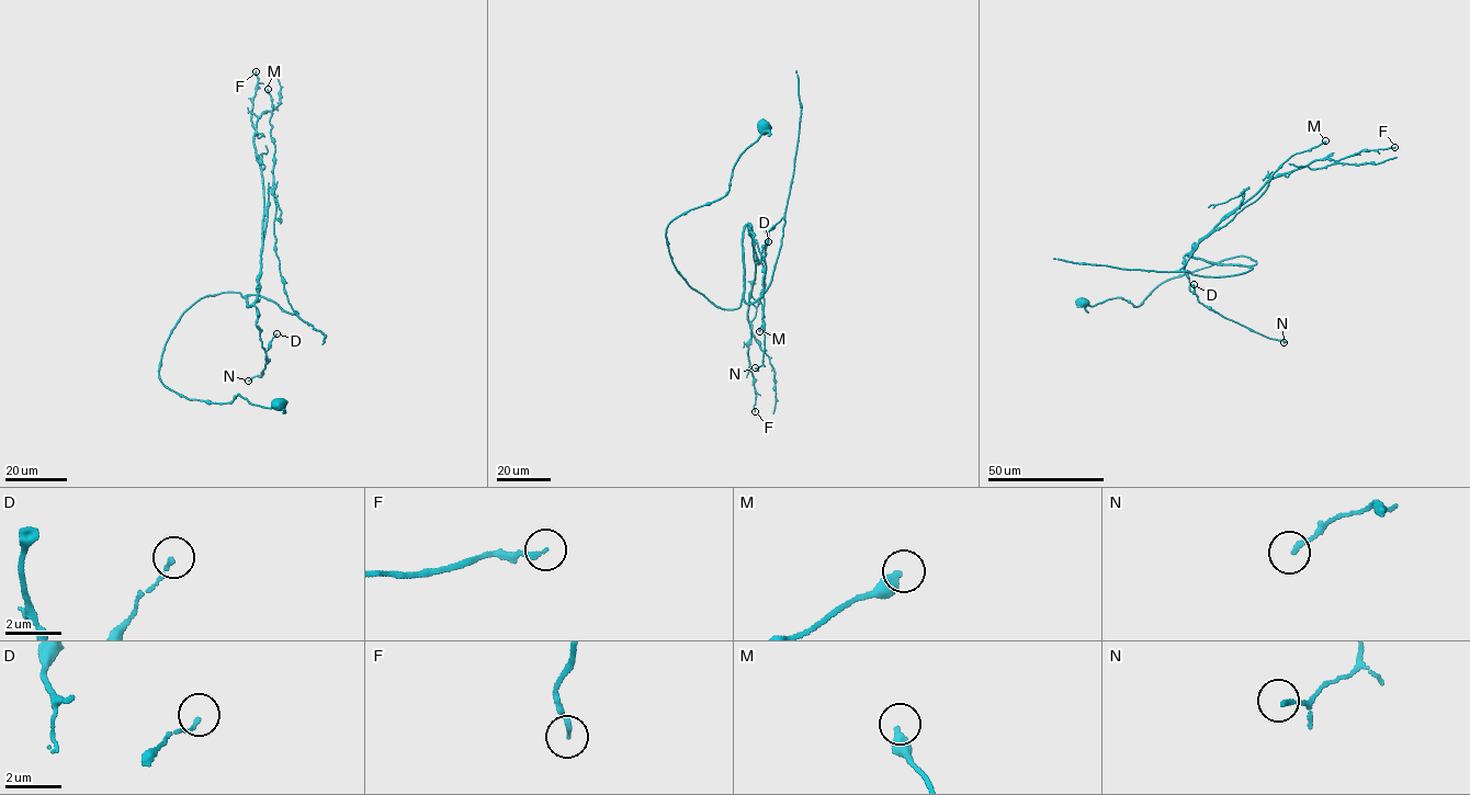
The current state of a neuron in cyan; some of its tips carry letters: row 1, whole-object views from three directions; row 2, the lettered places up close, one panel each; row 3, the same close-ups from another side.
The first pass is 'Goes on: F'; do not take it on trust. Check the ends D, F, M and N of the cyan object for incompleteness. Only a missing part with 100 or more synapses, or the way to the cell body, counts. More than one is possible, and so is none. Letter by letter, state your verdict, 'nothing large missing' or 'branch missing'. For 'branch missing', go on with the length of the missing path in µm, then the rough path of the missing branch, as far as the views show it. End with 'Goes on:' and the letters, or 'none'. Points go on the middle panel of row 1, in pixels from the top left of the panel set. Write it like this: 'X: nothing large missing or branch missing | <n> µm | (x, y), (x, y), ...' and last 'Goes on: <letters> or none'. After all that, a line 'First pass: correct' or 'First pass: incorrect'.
D: nothing large missing
F: nothing large missing
M: nothing large missing
N: nothing large missing
Goes on: none
First pass: incorrect

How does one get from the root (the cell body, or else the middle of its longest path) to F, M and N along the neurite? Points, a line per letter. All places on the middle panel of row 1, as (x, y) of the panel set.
F: (764, 125), (724, 196), (666, 230), (677, 272), (726, 309), (741, 305), (749, 229), (755, 411)
M: (764, 125), (724, 196), (666, 237), (688, 285), (735, 309), (770, 283), (783, 217), (759, 331)
N: (764, 125), (724, 196), (666, 230), (688, 285), (735, 309), (749, 225), (764, 273), (765, 347), (755, 367)

